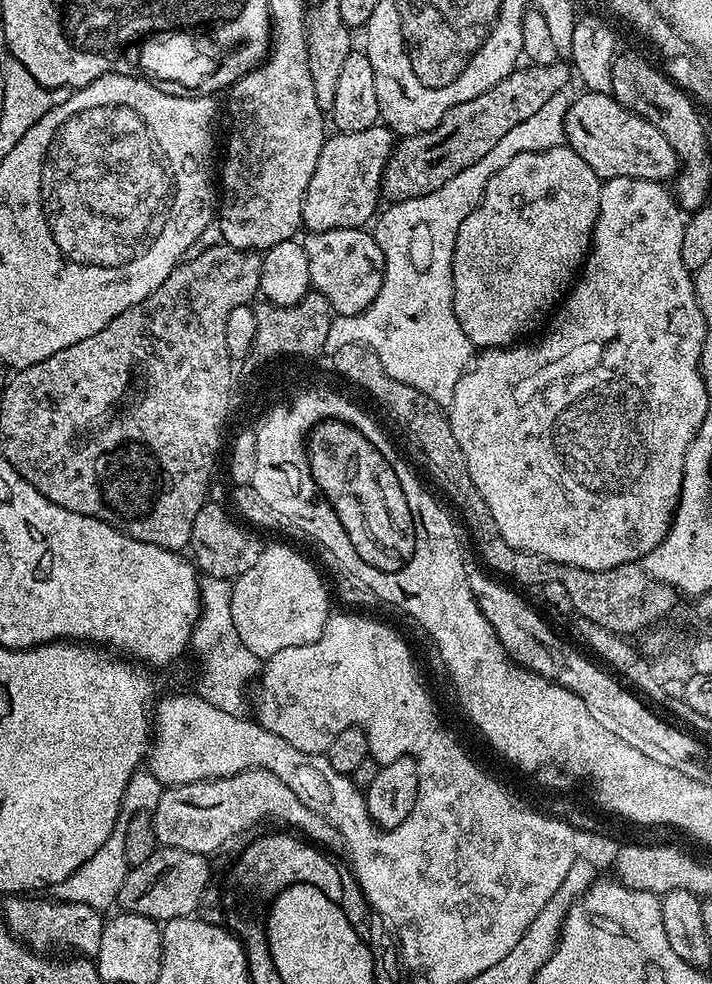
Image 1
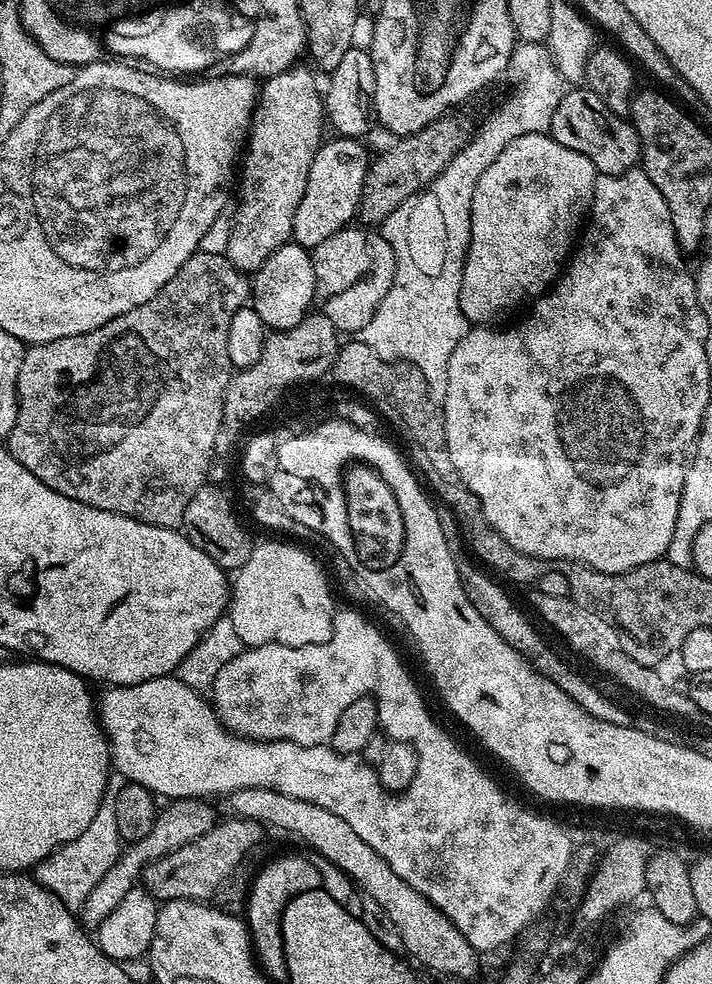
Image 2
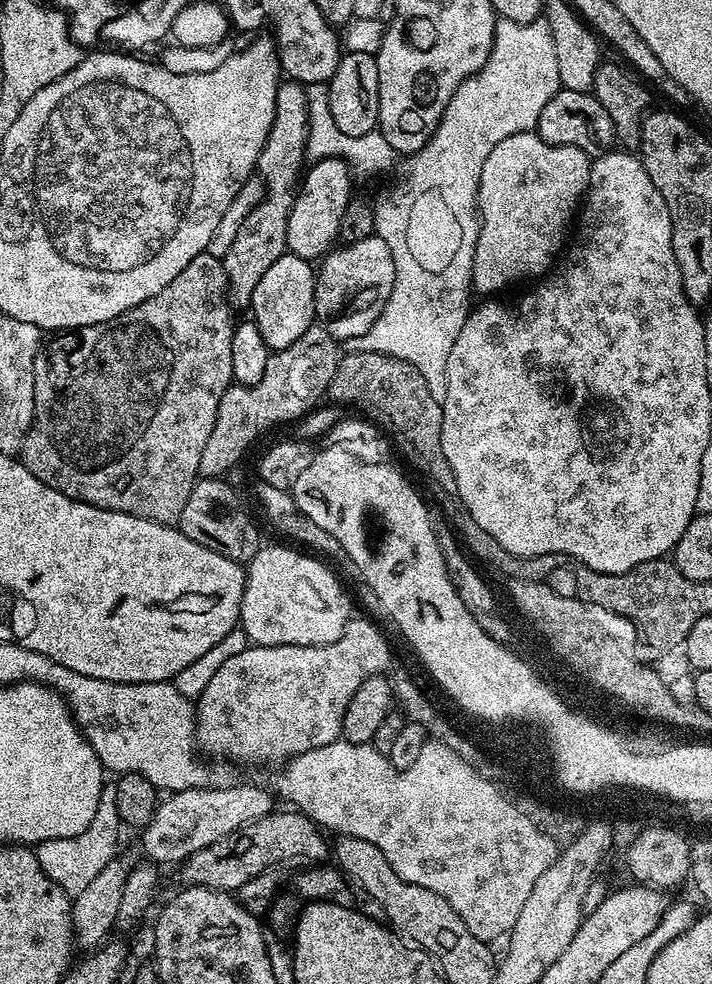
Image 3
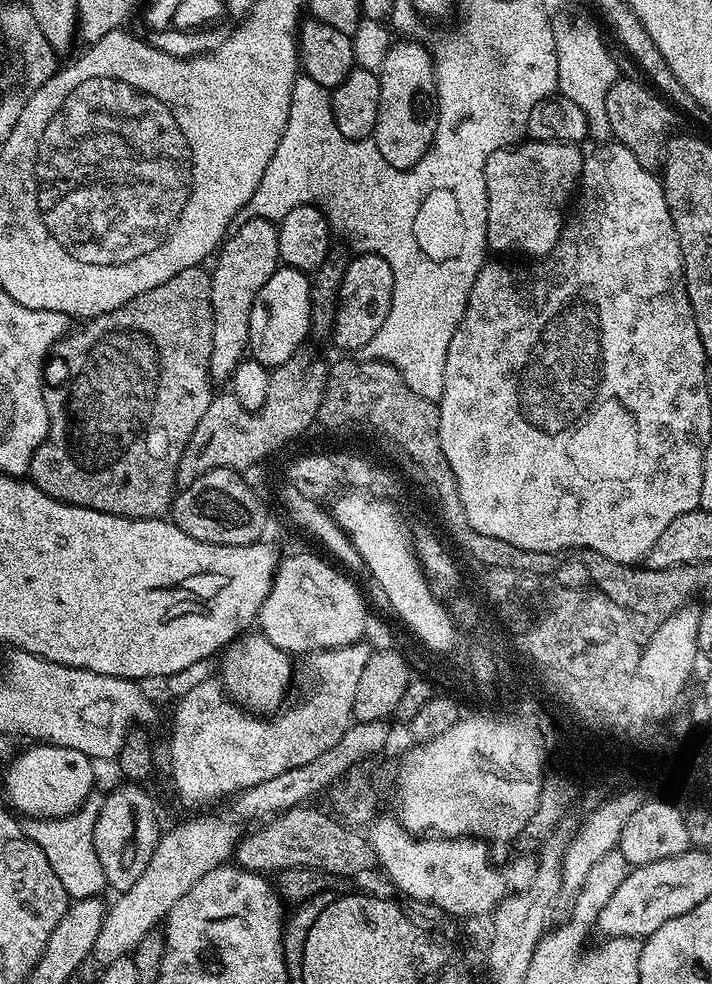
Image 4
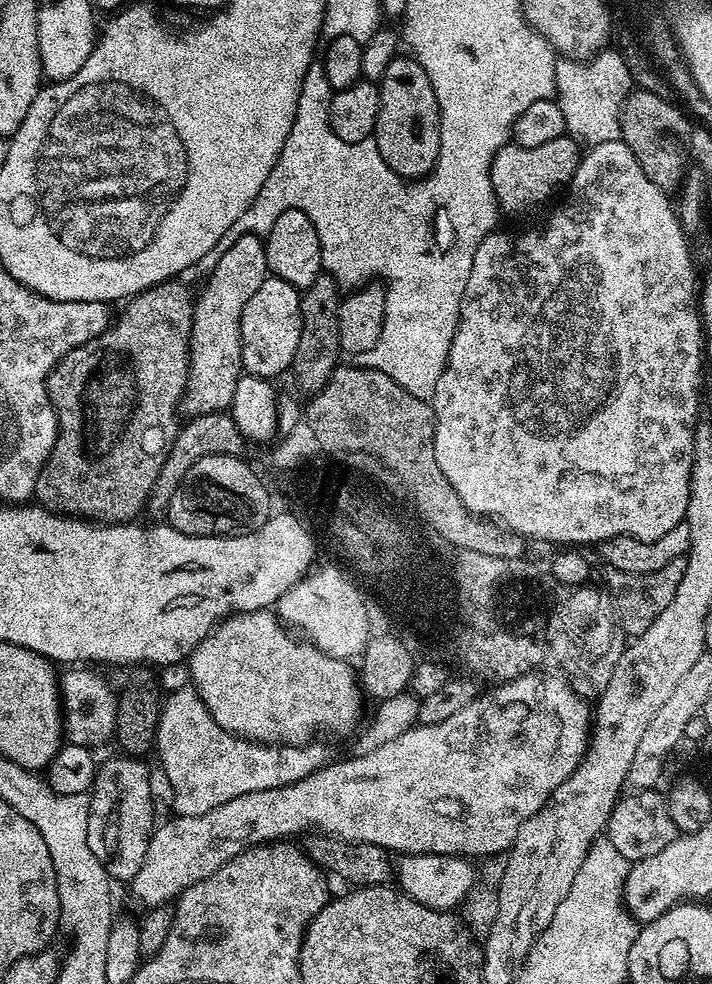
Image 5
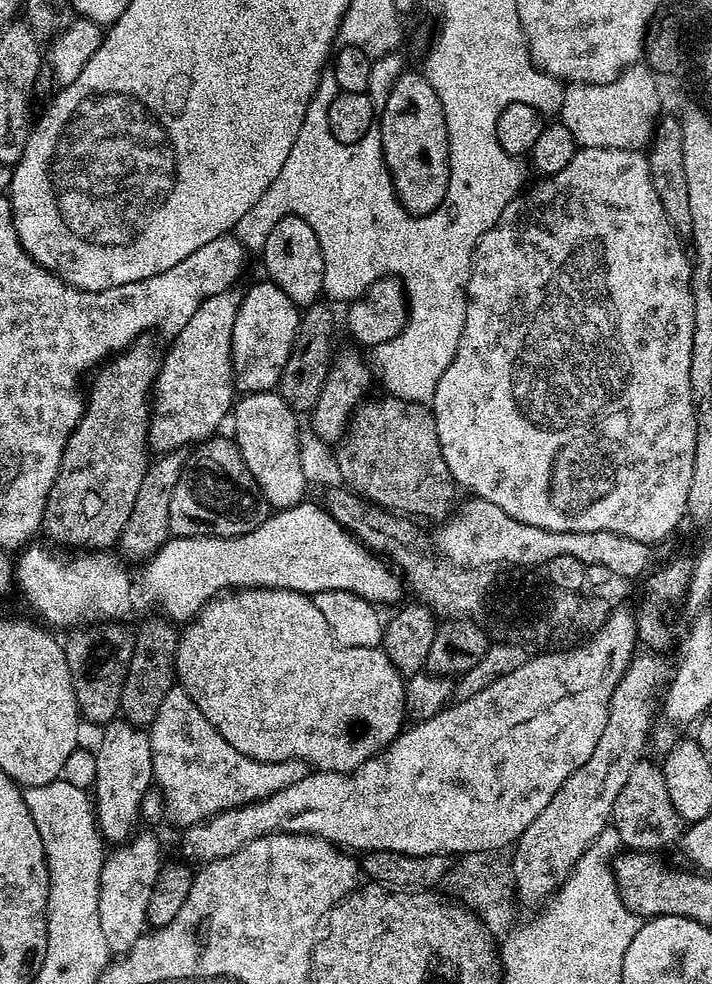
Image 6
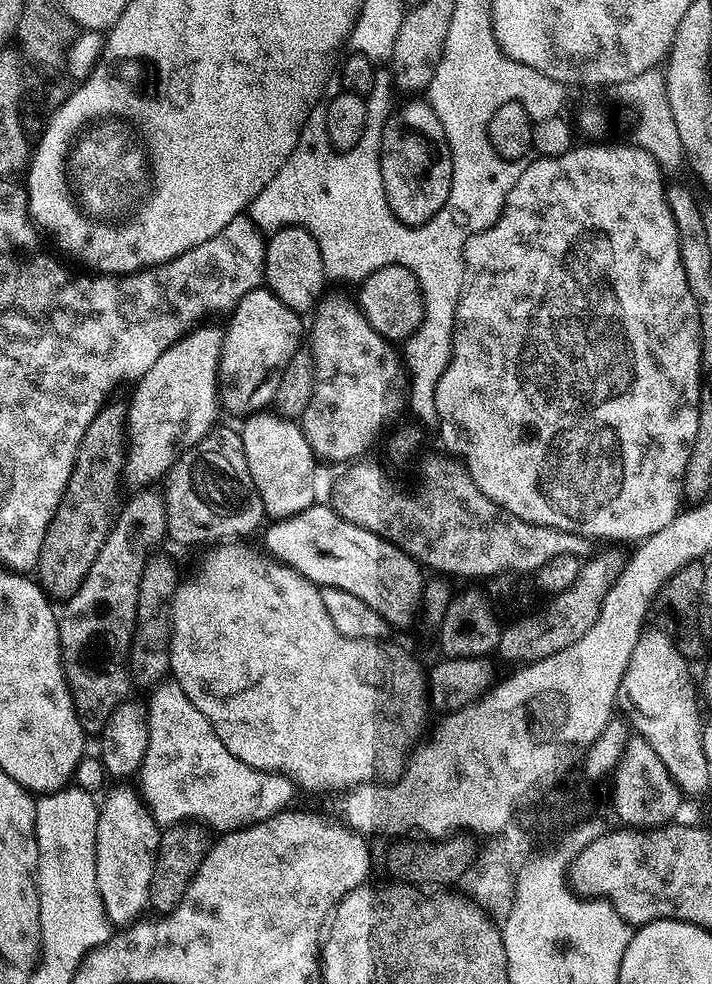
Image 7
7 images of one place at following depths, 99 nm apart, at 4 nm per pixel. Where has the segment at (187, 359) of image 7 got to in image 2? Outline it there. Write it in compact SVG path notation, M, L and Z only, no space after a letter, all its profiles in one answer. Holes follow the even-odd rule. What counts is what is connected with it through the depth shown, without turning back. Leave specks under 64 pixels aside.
M304 66L288 68L276 76L269 76L263 81L258 92L256 110L252 114L252 127L246 137L246 151L242 156L244 173L239 173L240 205L232 216L232 229L228 243L227 258L232 267L241 274L255 274L280 247L292 240L294 210L306 194L306 178L310 178L310 166L314 154L320 148L322 137L320 127L325 127L326 113L321 89L316 89L316 80L304 69Z

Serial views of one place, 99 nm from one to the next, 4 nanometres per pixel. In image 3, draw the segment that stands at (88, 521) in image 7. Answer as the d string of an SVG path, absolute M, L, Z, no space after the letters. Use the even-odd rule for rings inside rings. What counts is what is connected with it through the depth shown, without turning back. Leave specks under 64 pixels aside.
M209 252L198 254L182 269L182 274L170 282L154 298L146 298L138 306L118 314L101 324L91 324L71 330L61 331L52 341L45 343L34 358L34 418L26 438L18 453L20 463L34 474L46 486L58 490L58 494L66 494L66 498L89 504L102 510L130 514L138 518L146 518L150 522L171 525L179 521L182 510L186 506L186 498L190 498L190 490L200 476L202 449L206 446L206 438L210 438L210 430L214 428L214 418L218 414L218 402L222 394L233 383L232 378L232 329L234 327L233 313L230 311L227 293L228 279L224 269L223 259L211 256Z

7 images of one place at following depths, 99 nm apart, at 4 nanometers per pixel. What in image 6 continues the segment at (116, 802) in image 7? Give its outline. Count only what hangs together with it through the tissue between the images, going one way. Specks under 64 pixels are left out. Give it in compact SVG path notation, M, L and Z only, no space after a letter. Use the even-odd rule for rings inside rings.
M139 832L115 845L107 853L102 866L98 922L102 922L102 934L106 937L106 946L112 954L130 951L134 942L138 942L138 938L144 935L148 922L146 905L150 902L150 890L154 890L154 882L162 867L159 842L150 833Z

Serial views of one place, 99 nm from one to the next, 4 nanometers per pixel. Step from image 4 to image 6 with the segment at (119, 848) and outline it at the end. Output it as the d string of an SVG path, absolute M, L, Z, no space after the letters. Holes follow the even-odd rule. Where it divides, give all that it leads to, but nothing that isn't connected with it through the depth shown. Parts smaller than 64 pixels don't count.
M123 718L103 725L100 745L95 745L96 772L94 779L94 807L96 827L109 845L115 846L133 835L140 820L140 807L148 787L153 787L152 737L143 727L129 724Z

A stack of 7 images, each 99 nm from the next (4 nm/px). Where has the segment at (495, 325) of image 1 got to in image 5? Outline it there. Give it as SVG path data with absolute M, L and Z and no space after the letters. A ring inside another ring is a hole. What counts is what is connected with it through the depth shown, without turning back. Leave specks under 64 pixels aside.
M567 134L542 146L522 146L515 142L505 144L494 161L494 183L499 207L508 212L528 212L546 203L556 191L559 193L570 183L580 165L581 155L581 145Z

